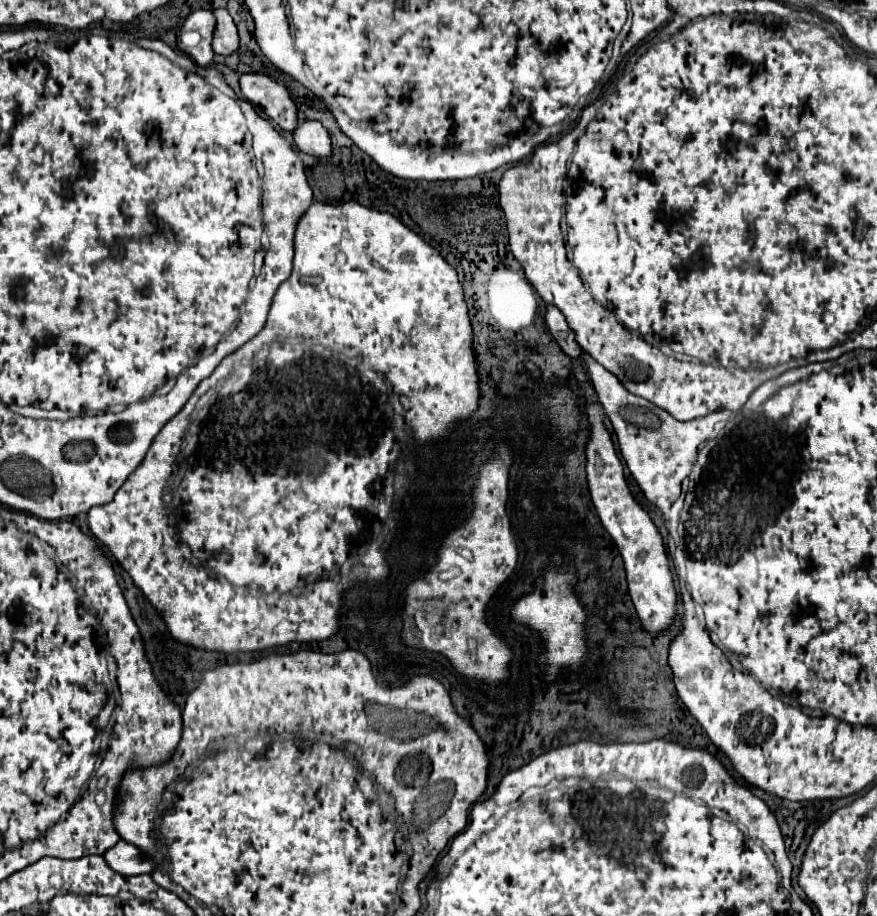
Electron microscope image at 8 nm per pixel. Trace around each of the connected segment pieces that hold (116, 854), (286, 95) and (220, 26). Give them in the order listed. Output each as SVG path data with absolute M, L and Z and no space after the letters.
M120 840L114 848L110 848L104 854L104 860L112 870L116 870L122 876L134 876L134 874L150 874L156 868L156 862L144 854L138 846L132 846L130 842Z
M242 74L240 88L244 98L260 108L282 130L292 132L298 126L298 110L286 86L262 74Z
M222 8L214 10L214 14L216 14L218 24L216 24L212 48L220 56L230 56L230 54L234 54L238 50L238 42L240 42L238 32L236 32L236 24L232 22L232 16Z

